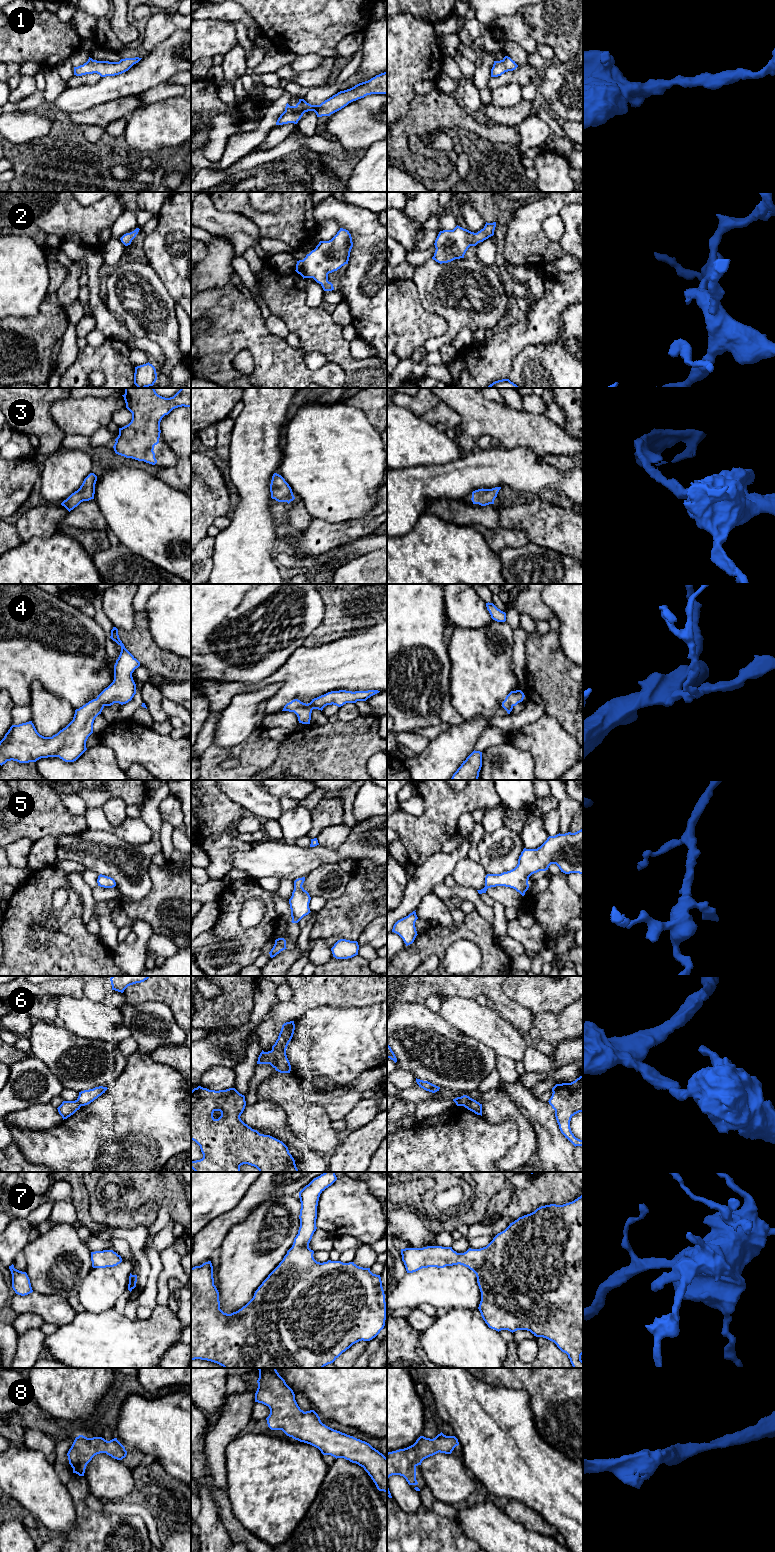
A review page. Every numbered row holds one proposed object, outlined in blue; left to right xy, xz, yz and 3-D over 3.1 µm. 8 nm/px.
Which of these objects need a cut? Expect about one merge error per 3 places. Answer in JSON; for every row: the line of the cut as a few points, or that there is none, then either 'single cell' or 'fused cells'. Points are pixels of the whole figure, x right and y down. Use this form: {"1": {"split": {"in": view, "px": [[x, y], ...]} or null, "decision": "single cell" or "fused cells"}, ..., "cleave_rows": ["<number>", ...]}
{"1": {"split": null, "decision": "single cell"}, "2": {"split": null, "decision": "single cell"}, "3": {"split": null, "decision": "single cell"}, "4": {"split": null, "decision": "single cell"}, "5": {"split": null, "decision": "single cell"}, "6": {"split": {"in": "xz", "px": [[271, 1050], [275, 1060], [275, 1067]]}, "decision": "fused cells"}, "7": {"split": null, "decision": "single cell"}, "8": {"split": null, "decision": "single cell"}, "cleave_rows": ["6"]}

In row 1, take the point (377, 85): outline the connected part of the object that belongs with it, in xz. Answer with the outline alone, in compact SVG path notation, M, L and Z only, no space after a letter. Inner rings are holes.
M387 72L376 75L350 89L340 91L320 105L311 105L304 99L299 99L295 106L290 106L287 103L285 111L278 118L276 125L297 124L303 114L308 111L314 111L317 117L330 116L349 103L371 94L387 94Z

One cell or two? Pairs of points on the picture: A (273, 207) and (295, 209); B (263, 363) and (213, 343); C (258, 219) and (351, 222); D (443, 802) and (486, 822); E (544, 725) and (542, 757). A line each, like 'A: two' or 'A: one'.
A: two
B: one
C: two
D: two
E: one

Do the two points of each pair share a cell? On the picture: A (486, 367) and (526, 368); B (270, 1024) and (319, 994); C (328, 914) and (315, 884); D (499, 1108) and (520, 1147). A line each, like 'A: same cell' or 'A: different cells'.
A: different cells
B: same cell
C: different cells
D: same cell

